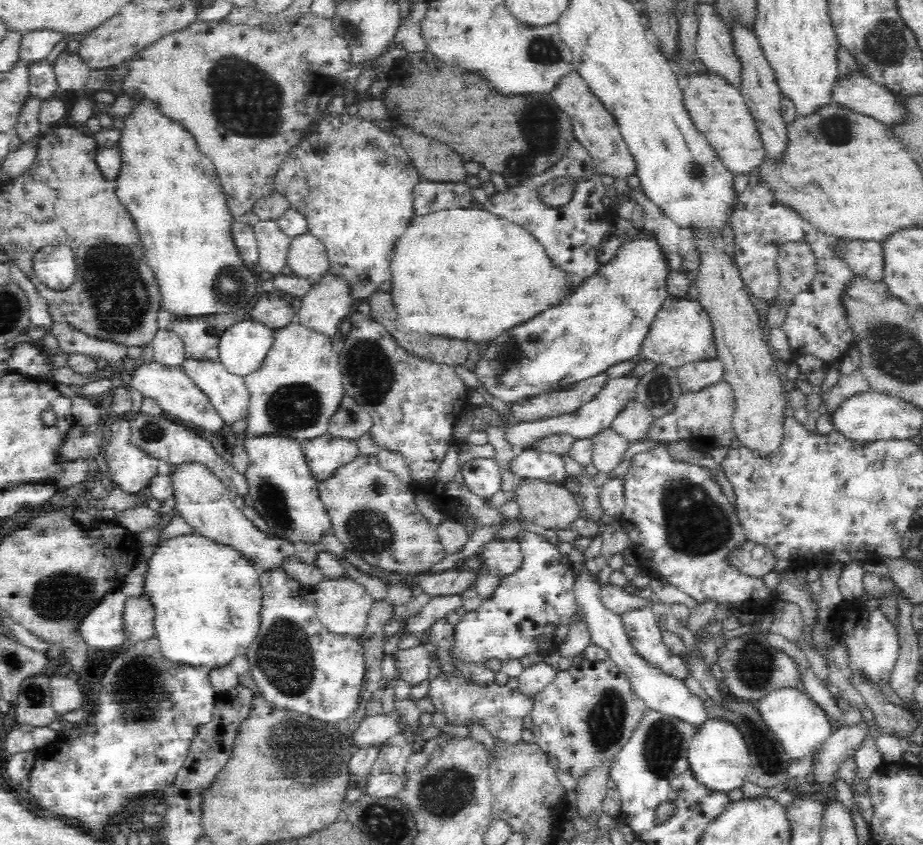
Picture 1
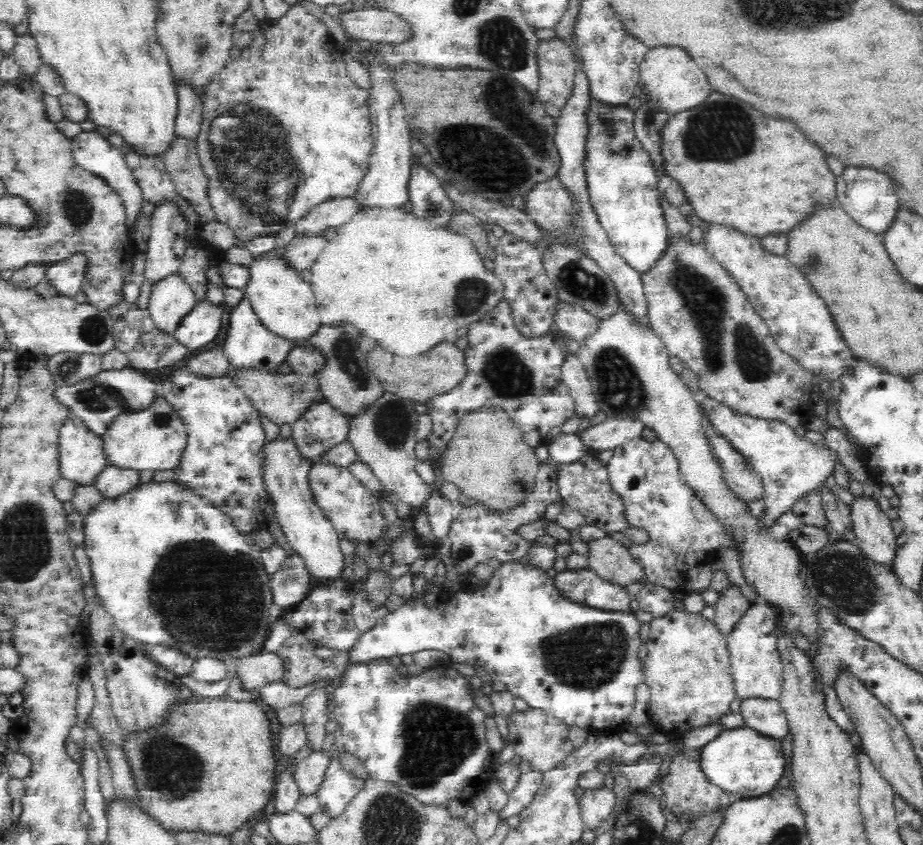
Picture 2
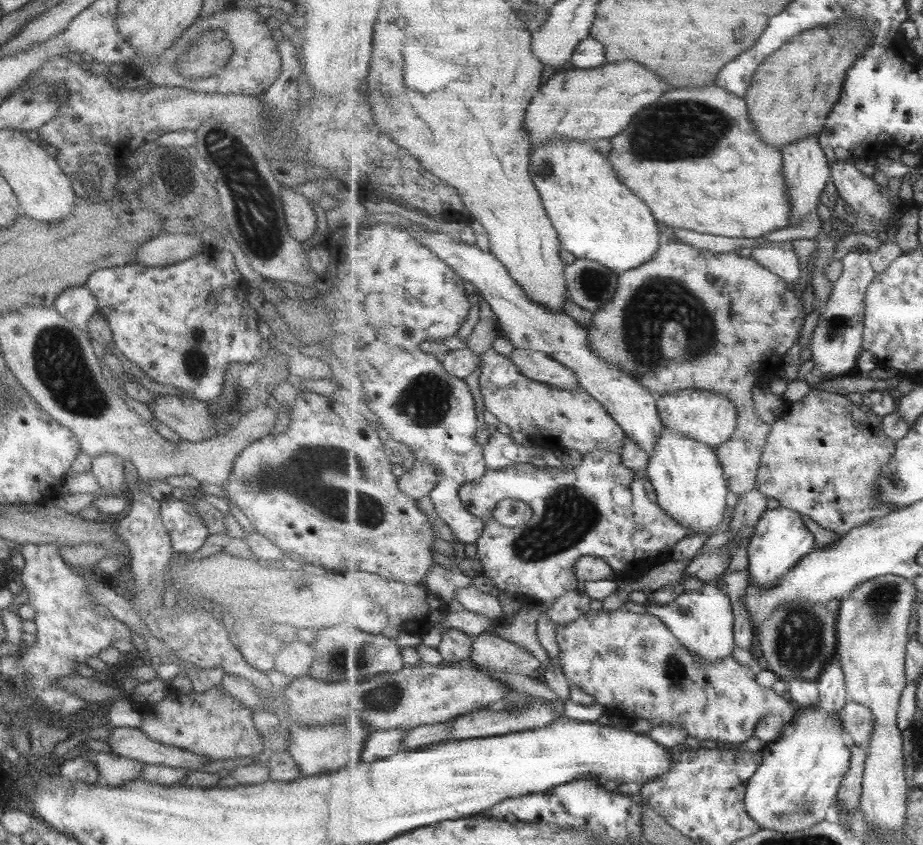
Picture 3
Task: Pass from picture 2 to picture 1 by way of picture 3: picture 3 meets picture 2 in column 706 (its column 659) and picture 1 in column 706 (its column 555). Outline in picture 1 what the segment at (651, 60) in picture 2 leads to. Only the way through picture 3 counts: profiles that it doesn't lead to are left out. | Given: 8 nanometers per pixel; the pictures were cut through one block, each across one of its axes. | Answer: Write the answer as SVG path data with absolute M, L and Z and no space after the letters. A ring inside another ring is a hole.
M713 72L692 73L689 76L687 87L683 90L683 103L688 109L688 114L692 118L696 129L706 137L706 140L728 171L736 176L741 174L750 175L752 171L758 170L763 160L766 159L764 143L748 105L743 99L742 93L736 87Z

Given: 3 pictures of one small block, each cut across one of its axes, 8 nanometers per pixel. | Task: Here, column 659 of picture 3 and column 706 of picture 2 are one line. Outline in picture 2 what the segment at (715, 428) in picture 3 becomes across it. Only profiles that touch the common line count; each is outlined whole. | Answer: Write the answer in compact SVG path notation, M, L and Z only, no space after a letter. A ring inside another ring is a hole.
M700 395L701 408L711 420L711 423L726 438L730 439L732 446L738 450L748 464L760 476L764 488L764 512L758 519L761 532L768 533L792 506L808 496L810 492L819 491L826 479L834 476L836 462L841 462L834 450L824 444L812 444L804 437L801 430L795 430L783 420L764 420L748 415L736 414L728 405Z

